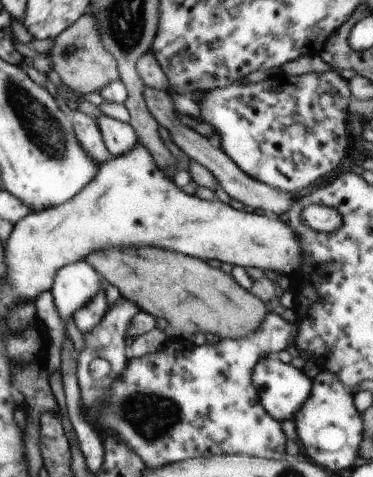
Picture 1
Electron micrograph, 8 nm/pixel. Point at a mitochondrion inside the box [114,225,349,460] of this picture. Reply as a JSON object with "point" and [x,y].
{"point":[152,416]}

